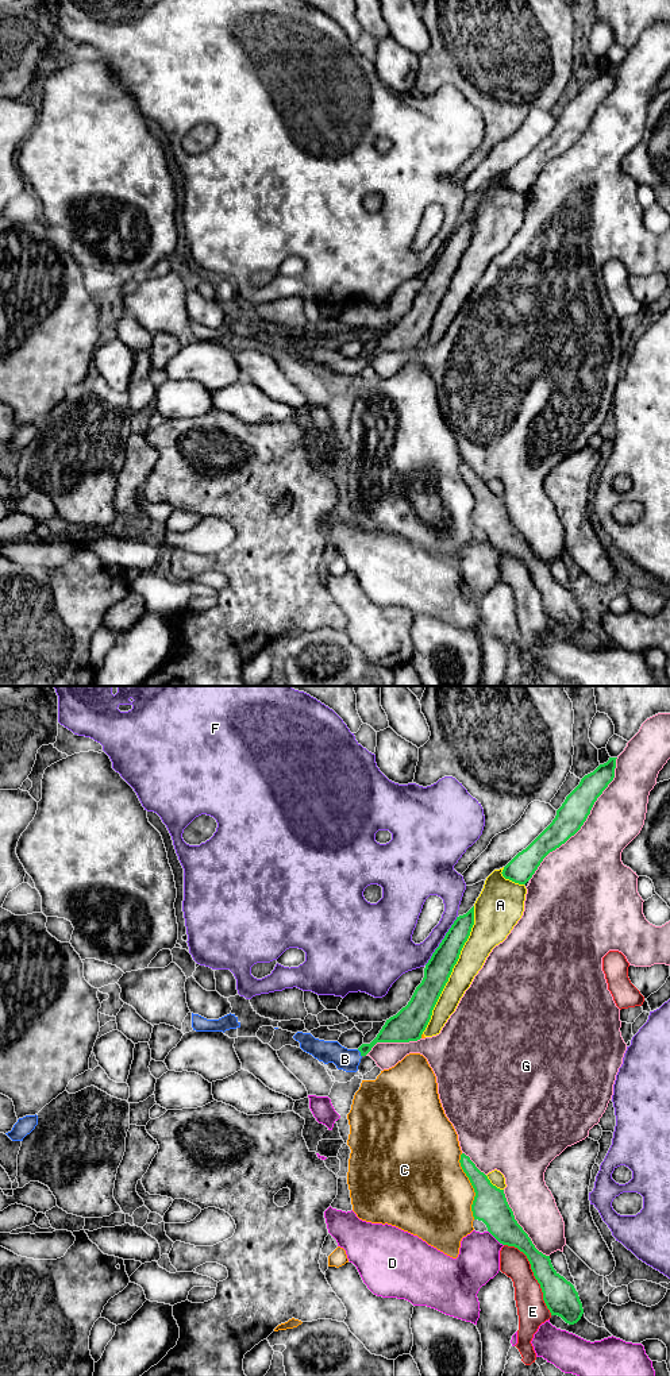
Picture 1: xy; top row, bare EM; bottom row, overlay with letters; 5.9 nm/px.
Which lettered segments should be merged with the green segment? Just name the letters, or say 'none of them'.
B

